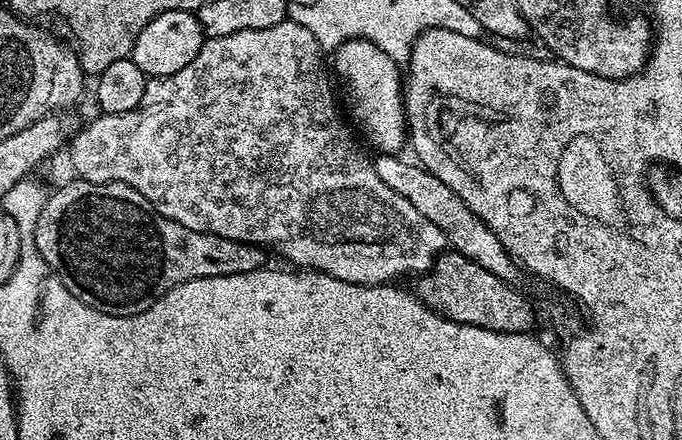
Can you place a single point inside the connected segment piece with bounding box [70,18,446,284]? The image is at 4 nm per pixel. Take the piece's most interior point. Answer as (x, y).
(246, 143)

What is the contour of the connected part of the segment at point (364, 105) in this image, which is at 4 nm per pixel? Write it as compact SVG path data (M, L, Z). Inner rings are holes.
M348 40L344 45L340 48L335 49L334 56L336 56L336 72L334 68L334 76L335 79L338 81L340 79L340 84L344 87L344 96L348 99L348 108L352 111L352 116L356 119L356 124L360 127L360 132L362 135L365 136L366 139L369 140L370 143L373 144L374 147L377 149L375 150L377 153L380 154L396 154L401 151L400 147L405 147L406 144L406 117L404 115L404 90L402 87L402 68L399 63L394 59L393 56L390 54L382 51L377 44L370 43L369 40Z

